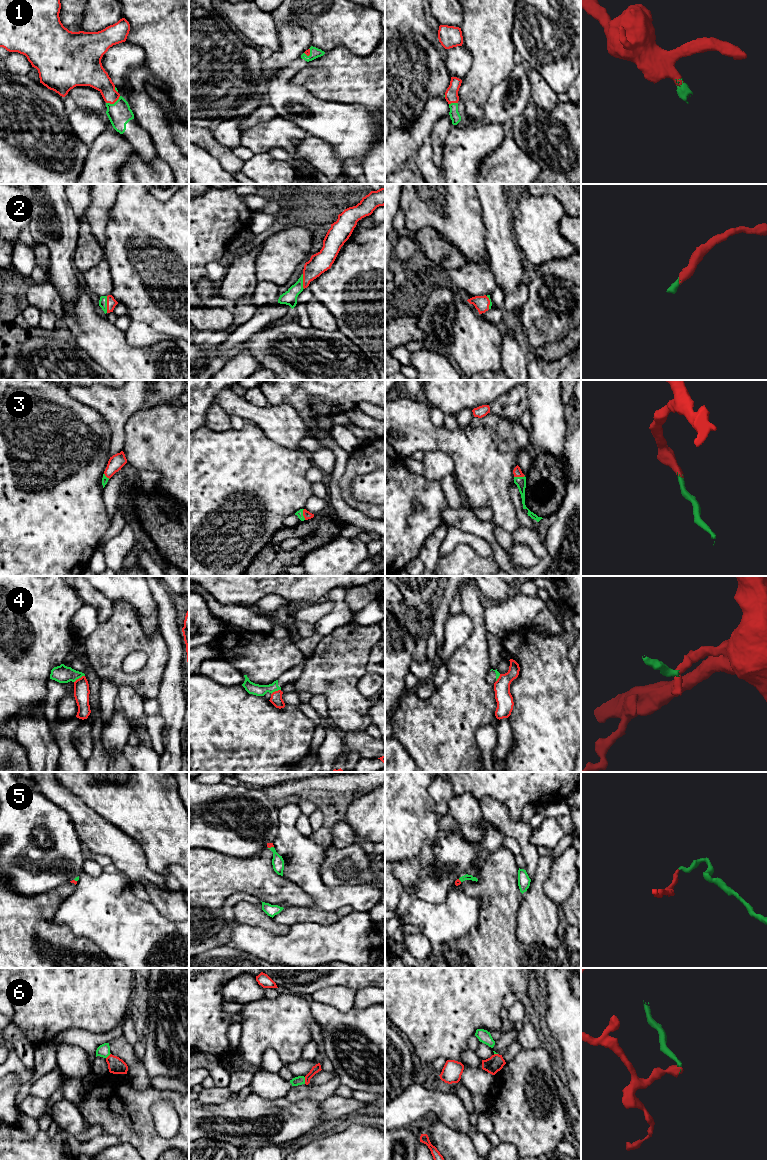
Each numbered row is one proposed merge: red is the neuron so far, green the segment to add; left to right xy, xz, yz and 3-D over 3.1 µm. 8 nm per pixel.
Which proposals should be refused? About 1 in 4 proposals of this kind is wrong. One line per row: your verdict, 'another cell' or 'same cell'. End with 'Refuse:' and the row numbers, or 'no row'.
1: same cell
2: same cell
3: same cell
4: another cell
5: same cell
6: another cell
Refuse: 4, 6

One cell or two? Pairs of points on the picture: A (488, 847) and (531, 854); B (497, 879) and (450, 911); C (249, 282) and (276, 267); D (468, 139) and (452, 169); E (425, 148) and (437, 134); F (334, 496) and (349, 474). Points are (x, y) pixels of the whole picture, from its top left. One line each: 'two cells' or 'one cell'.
A: two cells
B: two cells
C: two cells
D: one cell
E: two cells
F: two cells

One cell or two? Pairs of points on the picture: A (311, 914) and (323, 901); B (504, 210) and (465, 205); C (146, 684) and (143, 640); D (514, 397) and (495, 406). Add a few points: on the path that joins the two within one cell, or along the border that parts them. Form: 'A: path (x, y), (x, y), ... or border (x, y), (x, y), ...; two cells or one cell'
A: border (315, 907), (334, 912); two cells
B: border (477, 194), (482, 209), (482, 224), (485, 230); two cells
C: path (152, 673), (152, 651); one cell
D: path (509, 402), (500, 405); one cell

